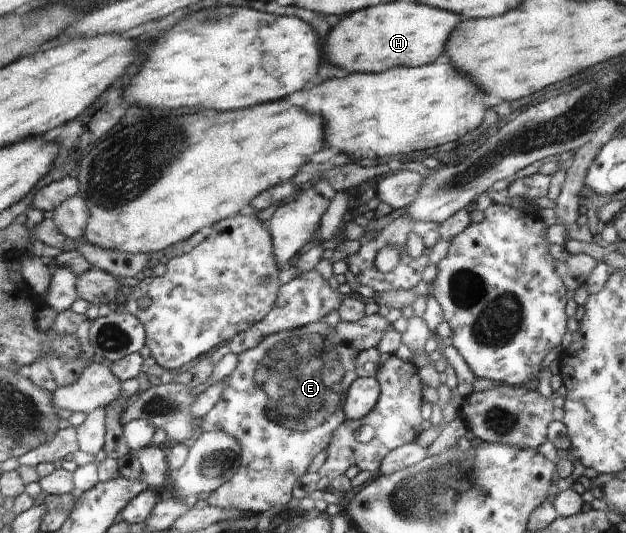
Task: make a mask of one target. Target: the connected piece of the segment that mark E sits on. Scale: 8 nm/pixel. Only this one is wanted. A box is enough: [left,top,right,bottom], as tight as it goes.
[195,313,390,516]

